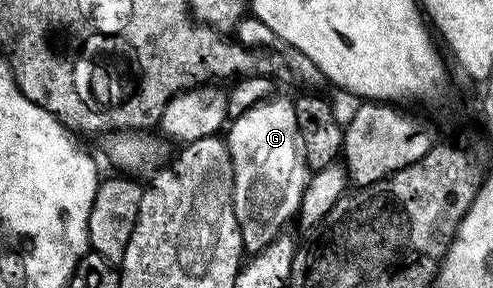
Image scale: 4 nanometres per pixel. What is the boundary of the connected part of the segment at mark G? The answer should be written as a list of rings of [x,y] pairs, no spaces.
[[[273,96],[250,106],[244,114],[231,118],[226,140],[232,160],[232,202],[234,215],[240,224],[240,234],[249,254],[260,253],[271,241],[285,232],[284,224],[297,216],[307,186],[310,170],[300,152],[300,128],[294,119],[294,107],[289,98]]]

